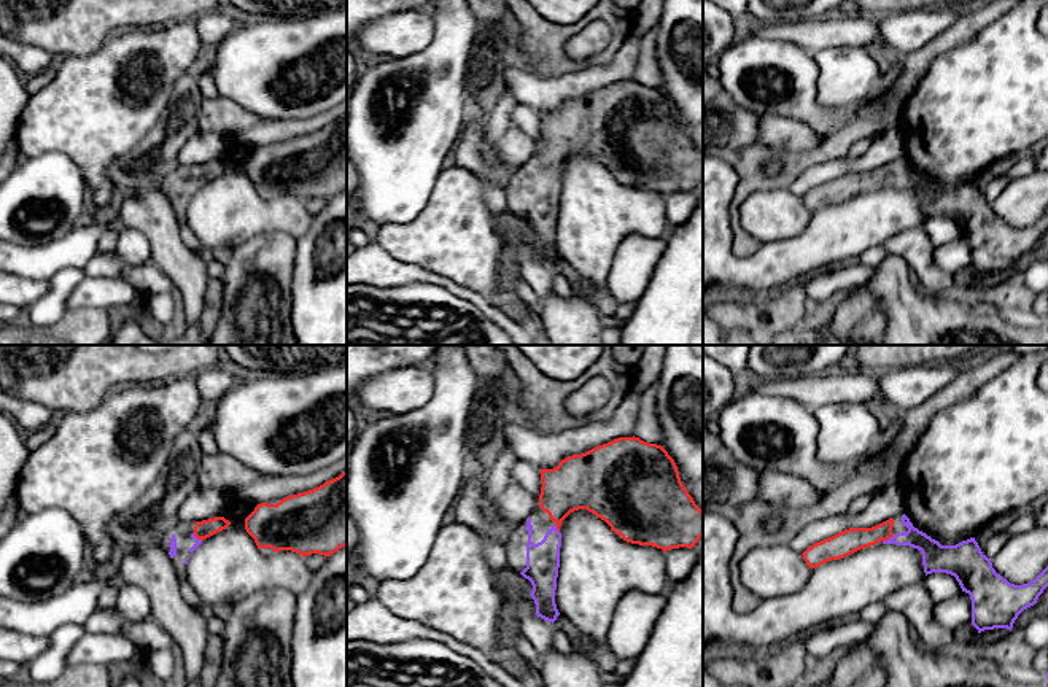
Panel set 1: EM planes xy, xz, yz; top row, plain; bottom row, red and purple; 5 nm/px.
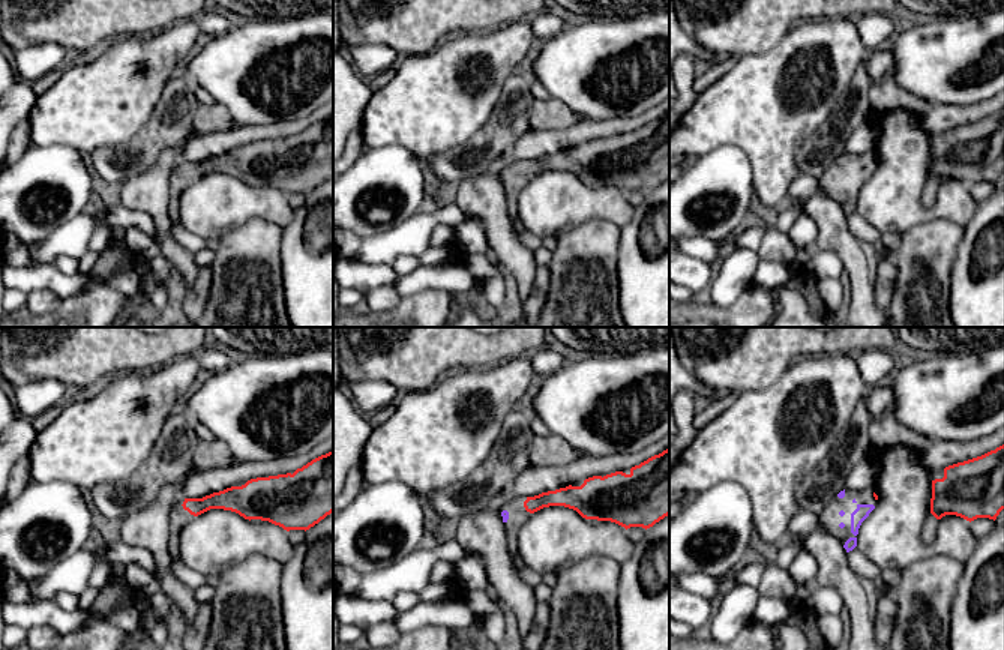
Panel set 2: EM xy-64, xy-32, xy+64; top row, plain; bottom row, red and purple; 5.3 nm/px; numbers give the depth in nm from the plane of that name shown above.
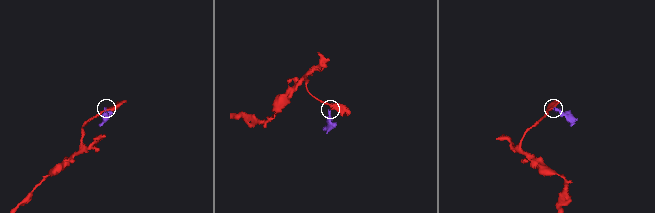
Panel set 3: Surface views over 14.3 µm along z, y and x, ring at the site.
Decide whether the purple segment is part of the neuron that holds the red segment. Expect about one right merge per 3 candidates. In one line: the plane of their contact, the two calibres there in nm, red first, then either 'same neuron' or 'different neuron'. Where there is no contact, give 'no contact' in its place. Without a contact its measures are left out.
yz | 120/130 nm | same neuron

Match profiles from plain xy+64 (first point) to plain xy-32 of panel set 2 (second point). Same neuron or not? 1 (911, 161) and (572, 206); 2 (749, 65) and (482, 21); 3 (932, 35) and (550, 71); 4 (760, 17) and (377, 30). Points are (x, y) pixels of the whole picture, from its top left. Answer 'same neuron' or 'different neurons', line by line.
1: same neuron
2: different neurons
3: same neuron
4: same neuron

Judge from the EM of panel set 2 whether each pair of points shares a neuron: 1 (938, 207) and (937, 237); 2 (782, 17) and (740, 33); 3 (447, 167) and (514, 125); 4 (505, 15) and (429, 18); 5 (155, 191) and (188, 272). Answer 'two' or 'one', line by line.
1: two
2: one
3: one
4: one
5: one

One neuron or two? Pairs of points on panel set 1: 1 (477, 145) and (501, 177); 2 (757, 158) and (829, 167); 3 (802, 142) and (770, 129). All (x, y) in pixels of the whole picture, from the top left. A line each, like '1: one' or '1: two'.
1: one
2: two
3: one

